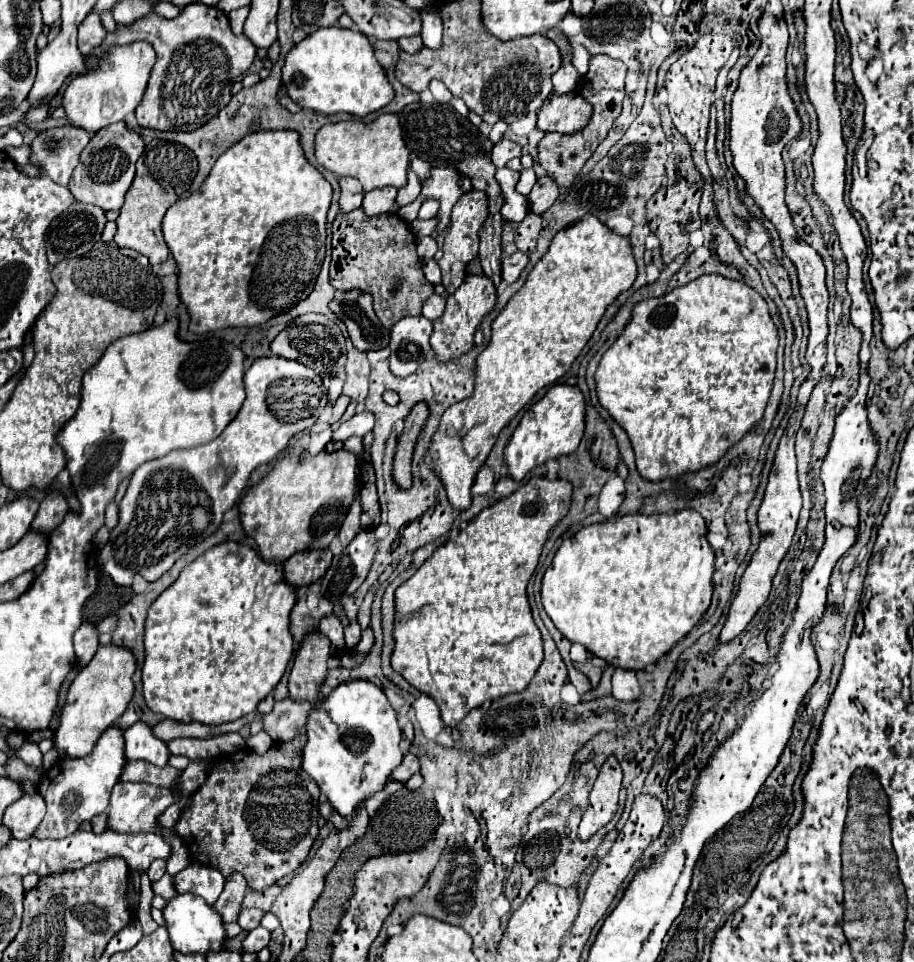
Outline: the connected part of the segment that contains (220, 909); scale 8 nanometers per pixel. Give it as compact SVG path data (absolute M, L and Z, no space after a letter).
M233 875L225 883L225 889L223 889L221 897L213 903L215 911L221 915L221 919L225 923L237 921L239 911L241 911L241 901L243 901L245 893L247 893L247 881L243 879L243 875Z

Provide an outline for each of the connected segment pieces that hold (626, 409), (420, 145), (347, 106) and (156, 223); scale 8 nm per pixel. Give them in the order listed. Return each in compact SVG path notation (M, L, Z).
M701 275L701 277L697 277L697 281L693 279L687 285L675 287L669 293L665 293L663 297L653 297L653 299L635 303L631 321L625 325L623 333L601 357L601 363L595 371L595 385L597 385L597 397L599 397L601 407L605 407L607 413L629 435L641 477L649 479L649 481L661 481L663 477L677 477L679 473L703 469L703 467L719 461L719 457L723 457L723 453L731 445L735 445L735 441L739 441L739 437L743 437L743 433L747 433L747 429L751 429L751 425L755 425L755 421L759 421L759 417L763 417L767 397L769 397L771 385L773 385L775 351L777 351L777 327L773 325L771 315L767 311L767 301L755 289L751 289L739 281L733 281L733 279L727 279L721 275Z
M411 103L399 113L399 123L403 129L403 139L411 151L411 155L427 161L433 167L457 167L463 175L467 175L473 183L473 189L479 189L489 199L489 217L485 219L479 231L479 259L483 265L483 273L491 277L495 283L501 279L501 189L495 179L497 167L491 163L493 143L465 117L461 117L451 105L443 103Z
M337 25L317 29L287 53L283 85L297 105L325 115L343 111L355 117L365 117L379 111L395 97L383 67L375 59L369 39L355 29L343 29Z
M153 139L137 161L135 179L127 191L125 205L121 207L117 217L115 243L119 247L129 247L145 255L153 265L163 263L169 255L169 249L161 235L161 219L165 211L191 187L195 175L197 175L197 159L185 145Z

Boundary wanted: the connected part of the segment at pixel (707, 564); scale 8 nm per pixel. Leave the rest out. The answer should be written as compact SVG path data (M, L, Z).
M681 509L679 513L653 513L653 515L643 515L643 513L633 513L633 515L623 515L623 517L613 517L601 523L593 523L587 527L581 527L573 537L565 539L559 547L559 551L553 557L553 563L547 567L543 581L541 581L541 601L543 607L547 611L547 615L551 617L551 621L555 623L555 627L571 641L571 643L581 643L587 647L587 651L591 651L593 655L601 657L603 661L611 663L613 667L621 667L621 669L631 669L631 671L639 671L645 669L647 665L655 663L661 655L665 655L679 639L683 639L703 617L703 613L707 611L709 603L711 603L711 595L713 595L713 557L715 551L711 549L711 545L707 543L707 527L703 517L695 511L695 509Z

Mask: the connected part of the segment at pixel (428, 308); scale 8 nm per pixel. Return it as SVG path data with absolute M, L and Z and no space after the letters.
M431 295L425 303L423 303L423 315L429 319L429 321L435 321L445 309L445 299L441 295Z

